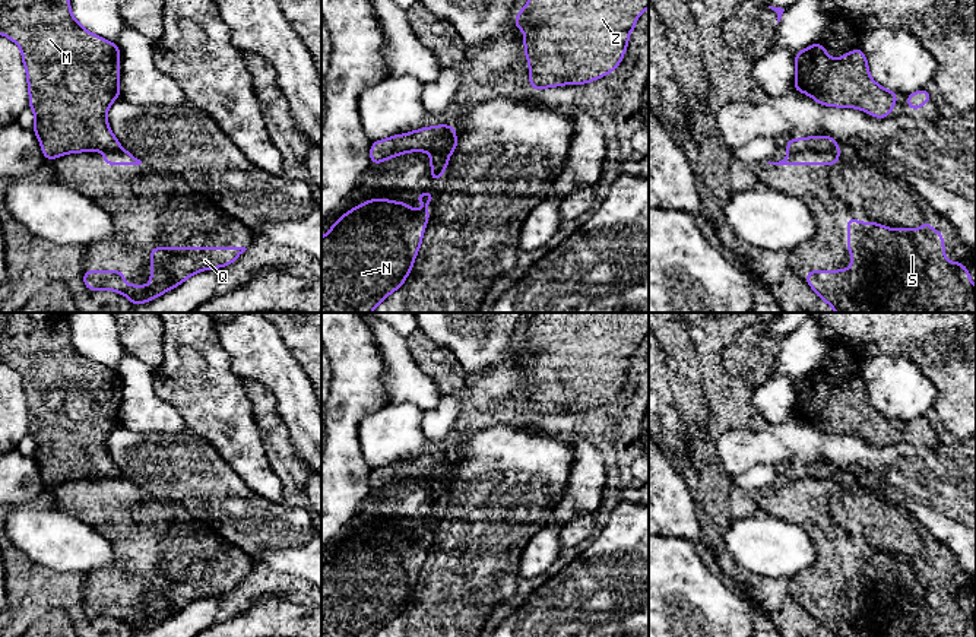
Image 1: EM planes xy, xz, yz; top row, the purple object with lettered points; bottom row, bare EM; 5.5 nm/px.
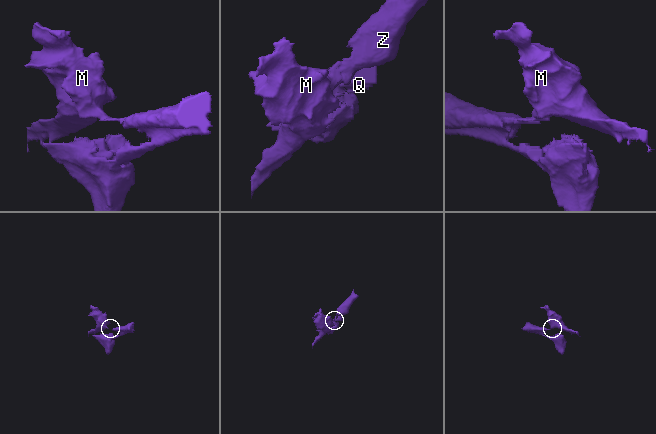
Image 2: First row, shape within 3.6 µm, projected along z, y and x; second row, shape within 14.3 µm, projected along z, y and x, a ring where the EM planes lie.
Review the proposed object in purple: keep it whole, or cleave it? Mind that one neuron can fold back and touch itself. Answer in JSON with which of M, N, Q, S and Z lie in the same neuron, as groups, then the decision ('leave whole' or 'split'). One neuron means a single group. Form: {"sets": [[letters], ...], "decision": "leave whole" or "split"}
{"sets": [["M", "N"], ["Q", "S", "Z"]], "decision": "split"}

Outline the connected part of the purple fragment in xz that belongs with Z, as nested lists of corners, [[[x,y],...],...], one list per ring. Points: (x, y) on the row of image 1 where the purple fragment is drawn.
[[[527,0],[513,26],[525,32],[530,89],[583,85],[614,72],[649,0]]]

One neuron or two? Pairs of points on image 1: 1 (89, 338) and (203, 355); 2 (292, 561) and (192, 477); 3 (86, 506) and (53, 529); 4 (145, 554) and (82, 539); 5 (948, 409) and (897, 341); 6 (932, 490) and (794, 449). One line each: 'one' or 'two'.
1: one
2: one
3: two
4: two
5: one
6: one

